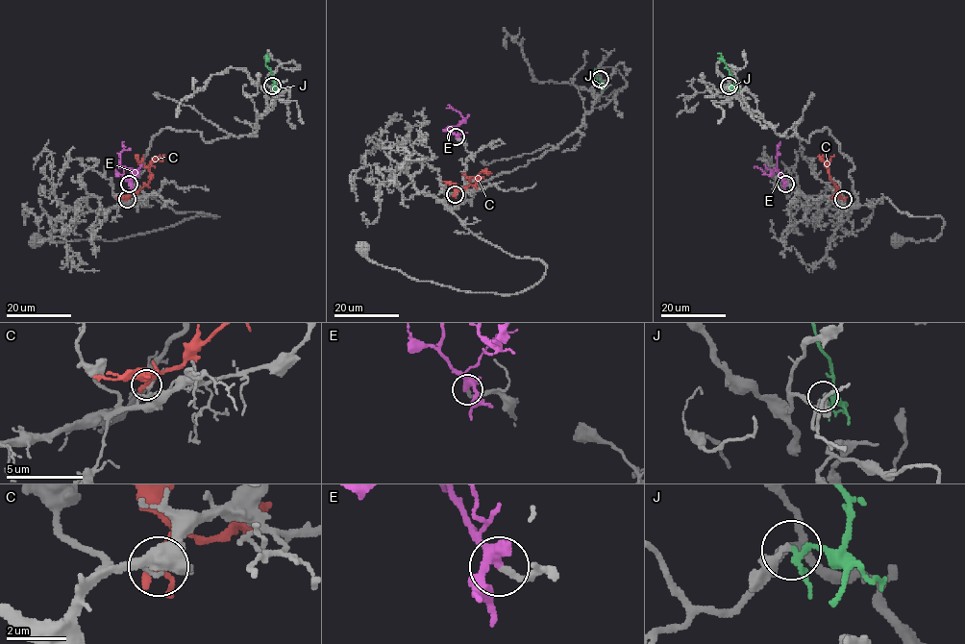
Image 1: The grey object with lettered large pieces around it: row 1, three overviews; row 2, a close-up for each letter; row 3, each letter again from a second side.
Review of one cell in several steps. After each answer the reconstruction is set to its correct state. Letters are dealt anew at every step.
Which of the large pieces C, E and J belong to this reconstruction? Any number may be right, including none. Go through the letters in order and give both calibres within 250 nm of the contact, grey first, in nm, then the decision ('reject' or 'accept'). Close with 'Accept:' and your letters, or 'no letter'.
C: 110/220 nm | reject
E: 180/400 nm | accept
J: 320/150 nm | reject
Accept: E

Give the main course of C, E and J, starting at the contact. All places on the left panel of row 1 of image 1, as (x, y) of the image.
C: (127, 199), (148, 183), (149, 163), (153, 159), (163, 155)
E: (129, 184), (123, 169), (129, 167), (136, 174), (128, 167), (118, 168)
J: (273, 86), (274, 79), (266, 65), (267, 54)

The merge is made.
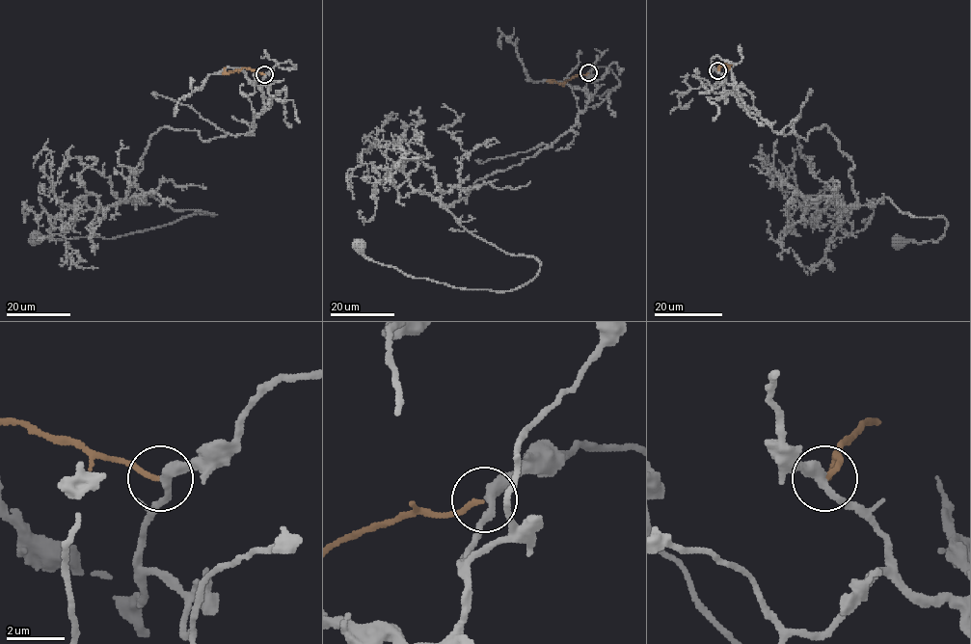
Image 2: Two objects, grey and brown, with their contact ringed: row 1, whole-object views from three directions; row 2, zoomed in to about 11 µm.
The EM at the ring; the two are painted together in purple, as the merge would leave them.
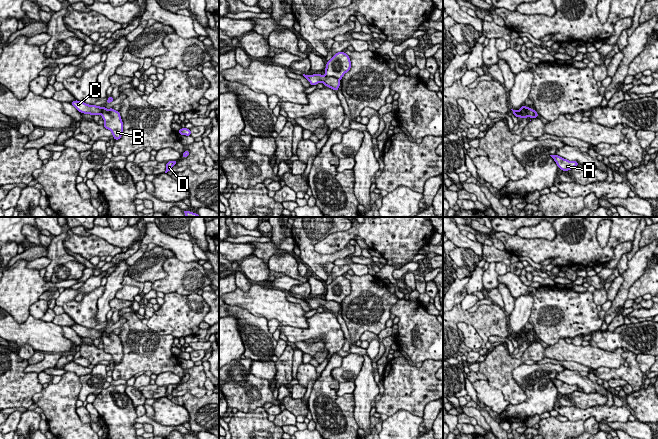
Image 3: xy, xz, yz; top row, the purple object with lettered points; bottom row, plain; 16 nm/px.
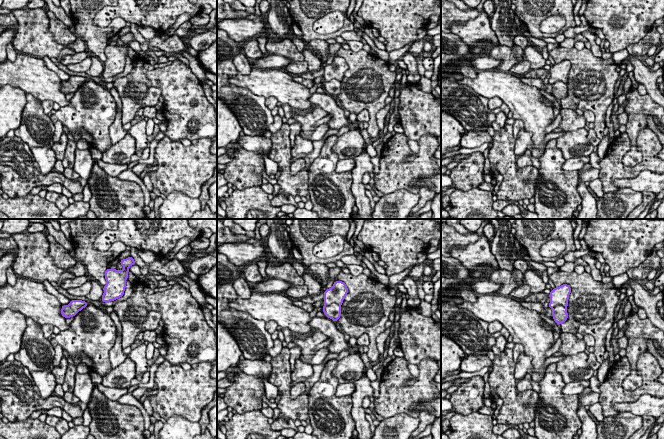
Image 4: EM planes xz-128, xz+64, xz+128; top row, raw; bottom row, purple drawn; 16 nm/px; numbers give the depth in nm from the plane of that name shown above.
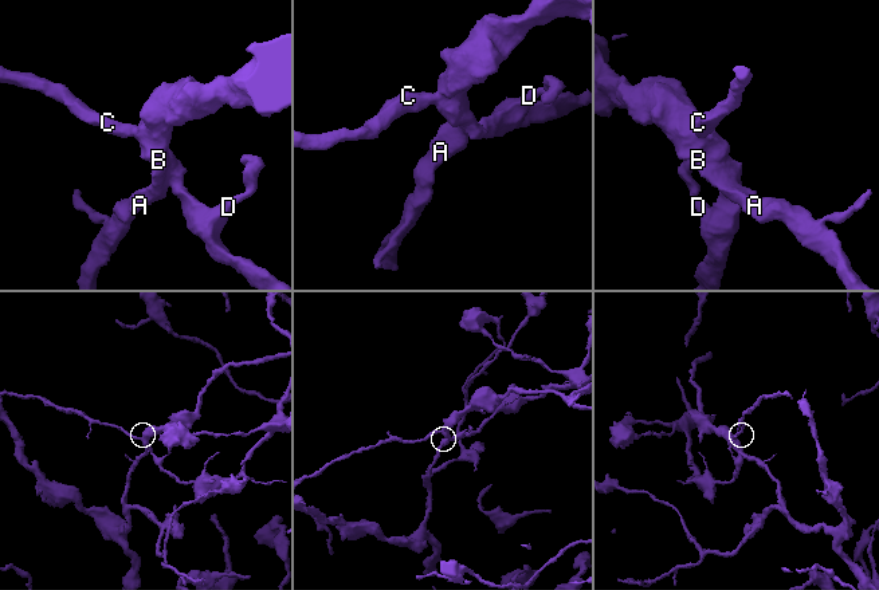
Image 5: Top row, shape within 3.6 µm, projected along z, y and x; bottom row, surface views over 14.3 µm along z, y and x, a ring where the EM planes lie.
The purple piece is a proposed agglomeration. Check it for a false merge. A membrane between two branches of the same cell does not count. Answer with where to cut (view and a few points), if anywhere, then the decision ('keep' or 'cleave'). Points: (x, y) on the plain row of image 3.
xz (325, 299), (338, 303) | cleave

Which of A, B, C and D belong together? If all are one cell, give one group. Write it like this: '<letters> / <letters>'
A B / C D

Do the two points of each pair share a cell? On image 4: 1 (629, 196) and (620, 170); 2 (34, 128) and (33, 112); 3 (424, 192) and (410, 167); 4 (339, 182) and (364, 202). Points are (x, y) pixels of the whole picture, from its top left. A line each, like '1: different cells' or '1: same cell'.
1: different cells
2: same cell
3: different cells
4: different cells

